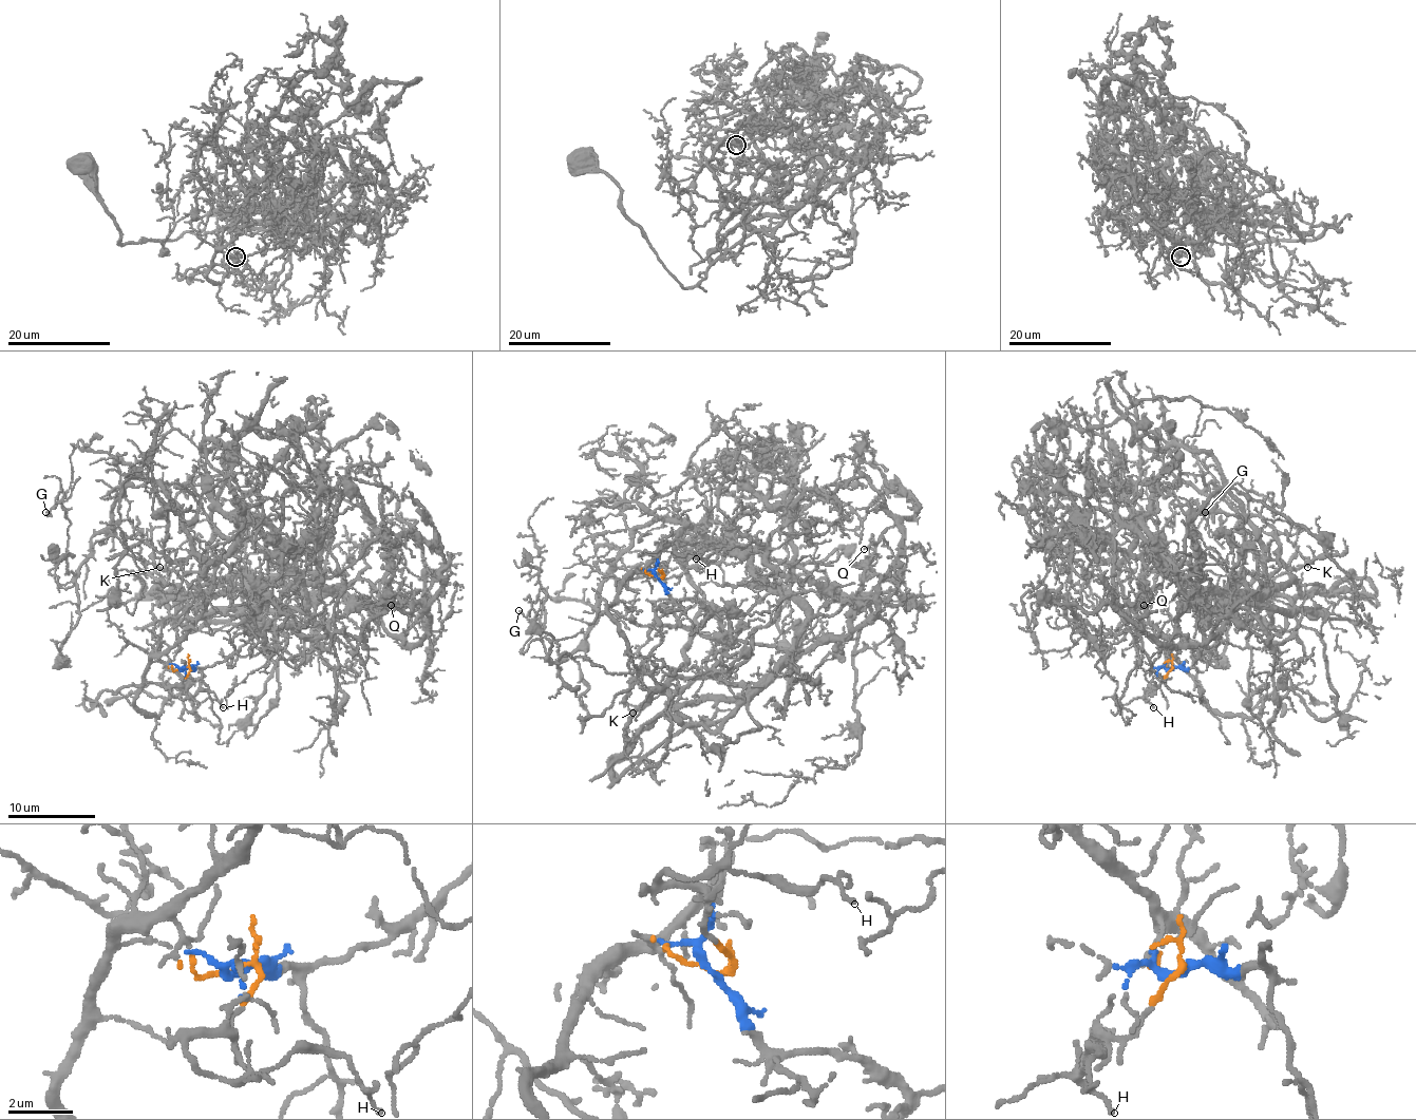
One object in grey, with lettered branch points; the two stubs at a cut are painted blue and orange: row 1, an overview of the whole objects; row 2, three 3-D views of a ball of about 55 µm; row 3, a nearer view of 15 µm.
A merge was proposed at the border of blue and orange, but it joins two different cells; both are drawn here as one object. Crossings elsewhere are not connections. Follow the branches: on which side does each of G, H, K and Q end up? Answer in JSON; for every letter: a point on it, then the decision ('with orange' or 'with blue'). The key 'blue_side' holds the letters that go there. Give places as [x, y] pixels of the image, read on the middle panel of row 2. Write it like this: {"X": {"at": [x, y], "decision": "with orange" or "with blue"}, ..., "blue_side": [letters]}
{"G": {"at": [518, 610], "decision": "with orange"}, "H": {"at": [696, 558], "decision": "with orange"}, "K": {"at": [633, 713], "decision": "with blue"}, "Q": {"at": [864, 549], "decision": "with blue"}, "blue_side": ["K", "Q"]}

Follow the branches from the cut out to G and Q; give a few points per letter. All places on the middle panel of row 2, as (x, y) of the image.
G: (657, 577), (642, 570), (687, 525), (653, 519), (633, 533), (593, 610), (543, 600), (539, 626), (518, 610)
Q: (657, 577), (675, 600), (725, 610), (725, 634), (736, 641), (813, 649), (872, 614), (902, 529), (864, 549)

